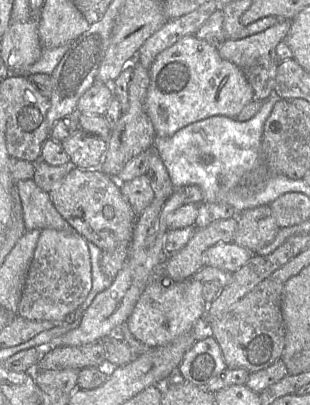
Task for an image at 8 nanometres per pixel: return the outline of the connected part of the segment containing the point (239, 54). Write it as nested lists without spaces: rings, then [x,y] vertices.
[[[282,19],[268,29],[248,37],[227,39],[218,49],[221,58],[235,64],[244,73],[254,93],[254,100],[264,101],[274,93],[274,80],[280,60],[276,54],[277,44],[285,40],[291,20]]]

